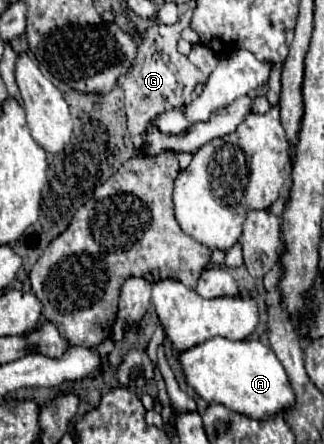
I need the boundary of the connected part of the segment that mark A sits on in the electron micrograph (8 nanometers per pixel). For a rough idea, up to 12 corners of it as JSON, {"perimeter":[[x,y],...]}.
{"perimeter":[[215,336],[179,352],[185,382],[249,418],[293,406],[275,352]]}

